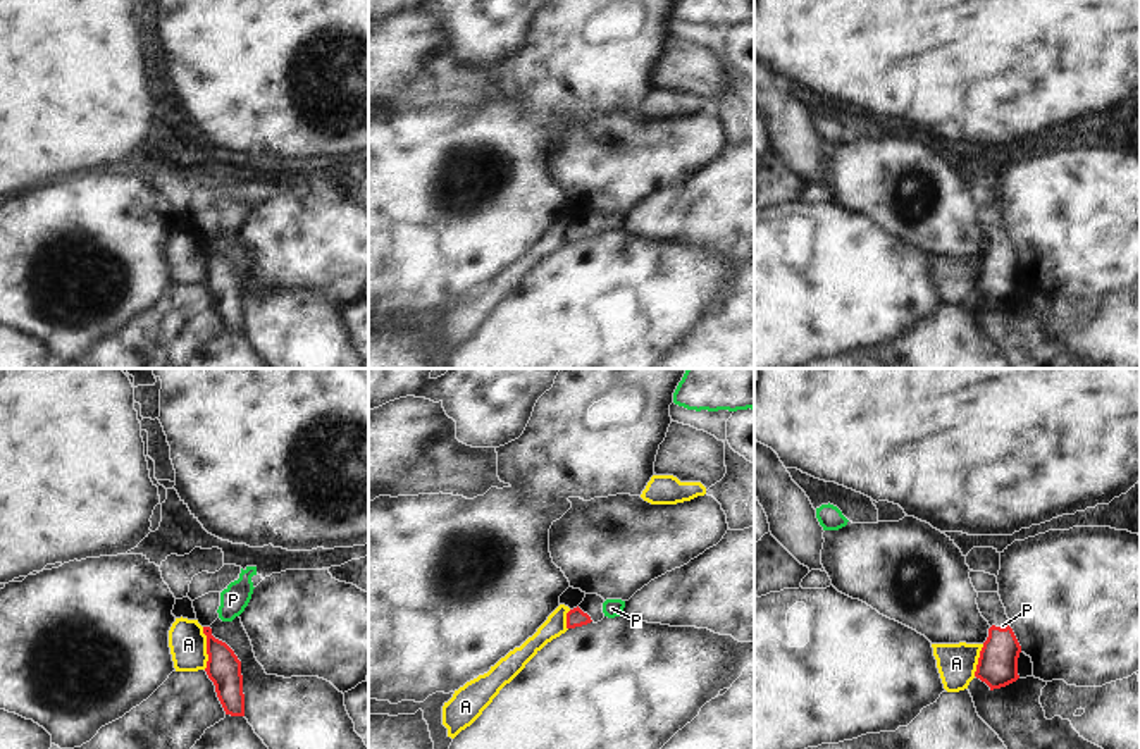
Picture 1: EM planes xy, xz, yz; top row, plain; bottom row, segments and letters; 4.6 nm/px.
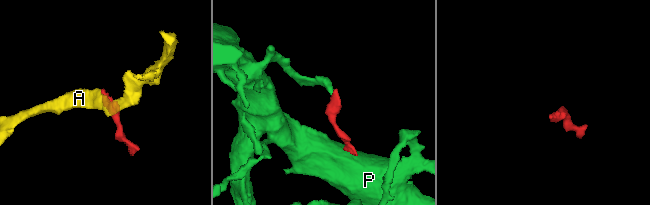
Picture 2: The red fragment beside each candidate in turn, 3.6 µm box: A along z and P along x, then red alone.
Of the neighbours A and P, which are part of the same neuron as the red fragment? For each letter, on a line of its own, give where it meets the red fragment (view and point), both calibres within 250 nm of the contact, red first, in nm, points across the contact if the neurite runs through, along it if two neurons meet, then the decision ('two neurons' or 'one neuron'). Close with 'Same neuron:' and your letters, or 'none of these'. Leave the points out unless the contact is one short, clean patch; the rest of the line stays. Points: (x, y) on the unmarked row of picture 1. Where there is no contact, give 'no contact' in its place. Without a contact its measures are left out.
A: contact xy (207, 262); calibres 160 and 180 nm; border xy (202, 241), (207, 269), (205, 283); two neurons
P: contact yz (1003, 243); calibres 190 and 20 nm; way yz (997, 279), (1003, 243), (1003, 240); one neuron
Same neuron: P

